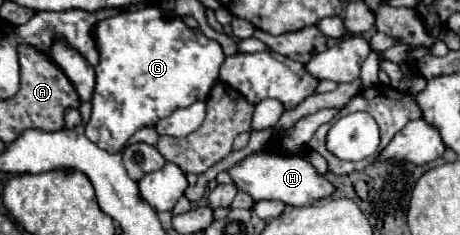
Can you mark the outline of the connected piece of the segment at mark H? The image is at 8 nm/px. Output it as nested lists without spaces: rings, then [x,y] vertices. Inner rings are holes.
[[[257,152],[237,162],[227,170],[227,174],[233,178],[235,186],[247,192],[253,200],[281,200],[291,206],[307,206],[333,192],[333,184],[319,176],[303,156],[273,156],[271,152]]]

